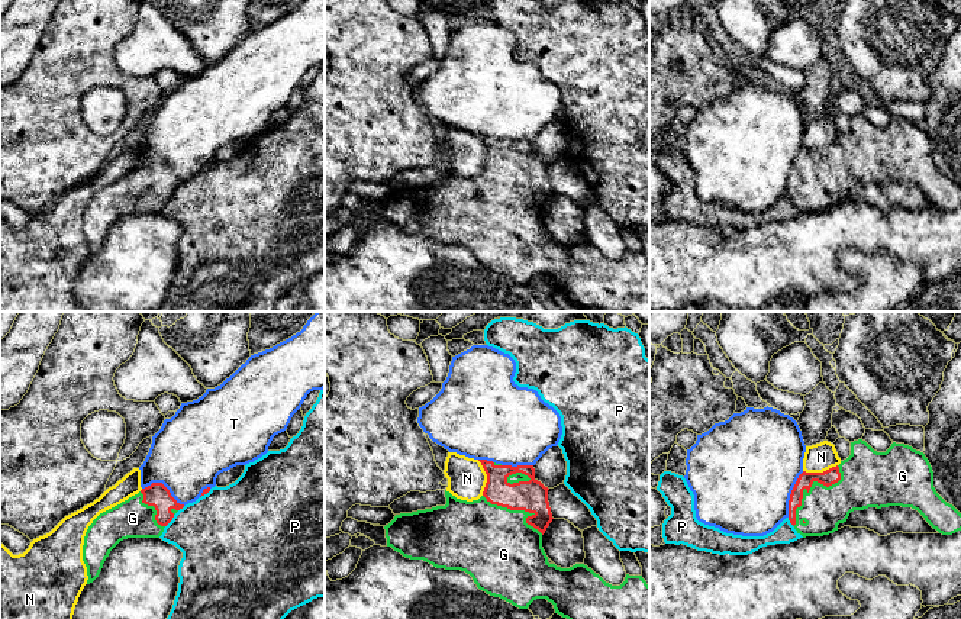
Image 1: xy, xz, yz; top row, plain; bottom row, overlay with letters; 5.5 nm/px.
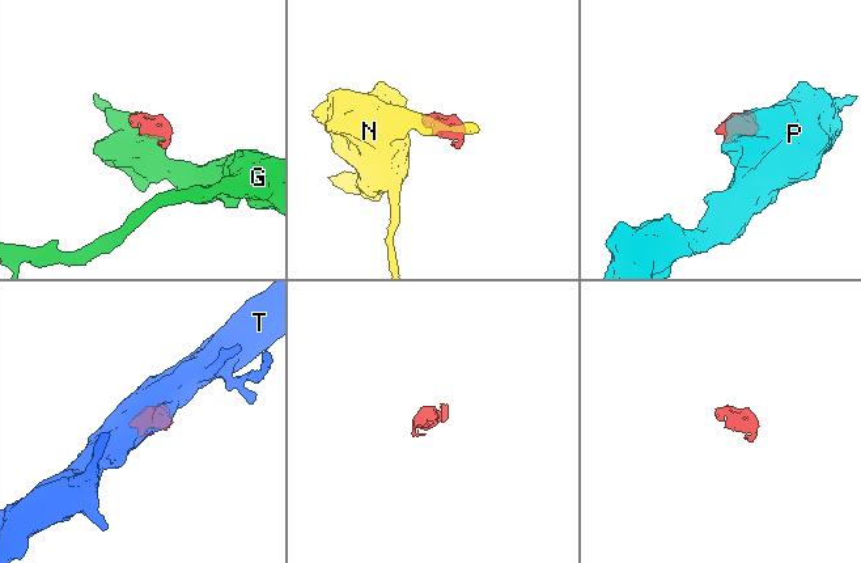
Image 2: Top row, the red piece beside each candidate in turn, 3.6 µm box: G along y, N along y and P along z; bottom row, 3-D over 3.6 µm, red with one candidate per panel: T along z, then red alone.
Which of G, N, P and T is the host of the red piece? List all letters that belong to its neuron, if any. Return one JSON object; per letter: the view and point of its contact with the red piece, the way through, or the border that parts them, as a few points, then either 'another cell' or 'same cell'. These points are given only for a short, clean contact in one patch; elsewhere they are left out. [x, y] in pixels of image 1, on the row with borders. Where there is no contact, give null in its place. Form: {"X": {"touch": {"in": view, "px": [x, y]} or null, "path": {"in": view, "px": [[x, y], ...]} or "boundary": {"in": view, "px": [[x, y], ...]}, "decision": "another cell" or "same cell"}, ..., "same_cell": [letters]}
{"G": {"touch": {"in": "yz", "px": [810, 486]}, "decision": "same cell"}, "N": {"touch": {"in": "xz", "px": [487, 477]}, "boundary": {"in": "xz", "px": [[477, 460], [486, 474], [483, 495]]}, "decision": "another cell"}, "P": {"touch": {"in": "xy", "px": [171, 519]}, "boundary": {"in": "xy", "px": [[174, 515], [165, 526]]}, "decision": "another cell"}, "T": {"touch": {"in": "xy", "px": [164, 486]}, "decision": "another cell"}, "same_cell": ["G"]}

